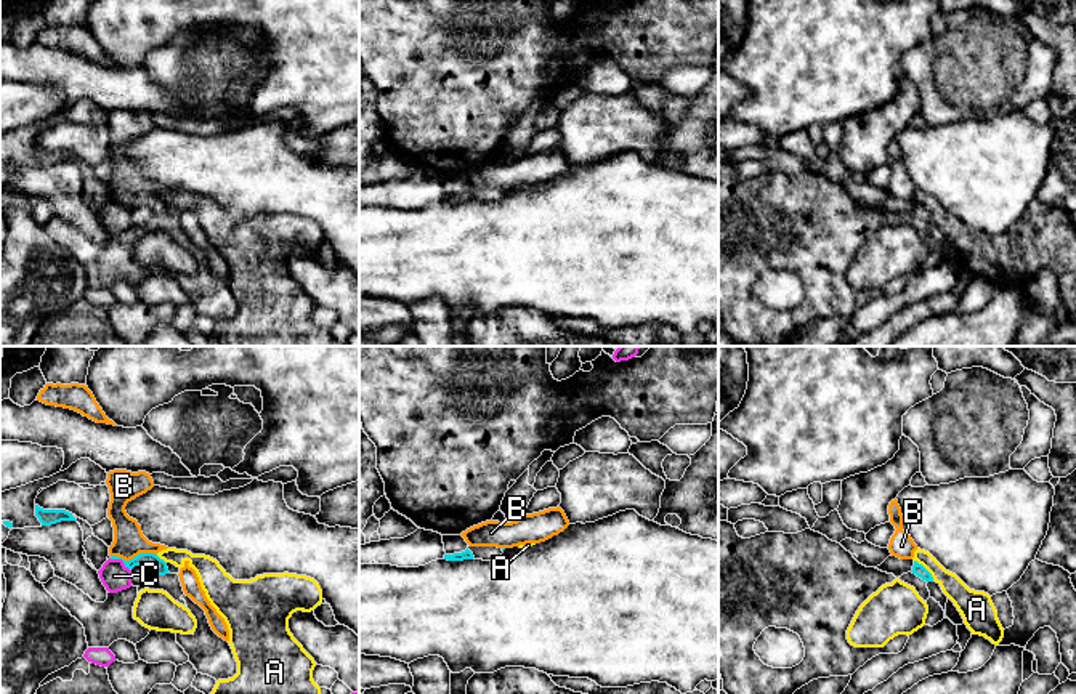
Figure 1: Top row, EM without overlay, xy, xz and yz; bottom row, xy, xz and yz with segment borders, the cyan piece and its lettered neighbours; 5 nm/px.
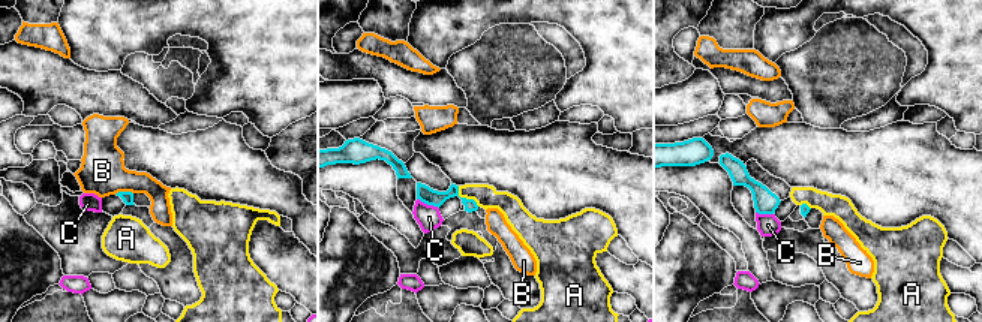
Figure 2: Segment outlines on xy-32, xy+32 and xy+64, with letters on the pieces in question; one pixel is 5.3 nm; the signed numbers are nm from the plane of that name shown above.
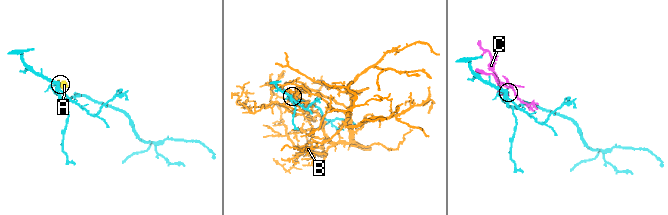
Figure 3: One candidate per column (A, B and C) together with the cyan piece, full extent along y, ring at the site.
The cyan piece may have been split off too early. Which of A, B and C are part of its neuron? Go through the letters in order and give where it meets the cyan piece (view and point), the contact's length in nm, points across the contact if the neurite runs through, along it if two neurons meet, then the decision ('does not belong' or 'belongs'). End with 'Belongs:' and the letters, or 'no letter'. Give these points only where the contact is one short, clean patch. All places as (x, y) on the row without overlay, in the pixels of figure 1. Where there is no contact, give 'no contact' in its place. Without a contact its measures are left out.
A: yz (926, 210) | 140 nm | along yz (914, 201), (934, 220) | does not belong
B: xy (135, 197) | 240 nm | along xy (156, 194), (138, 194), (129, 201), (111, 197) | does not belong
C: xy (121, 199) | 120 nm | along xy (109, 199), (119, 199), (129, 210) | does not belong
Belongs: no letter

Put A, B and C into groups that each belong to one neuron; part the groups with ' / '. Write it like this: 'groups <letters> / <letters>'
groups A / B / C

